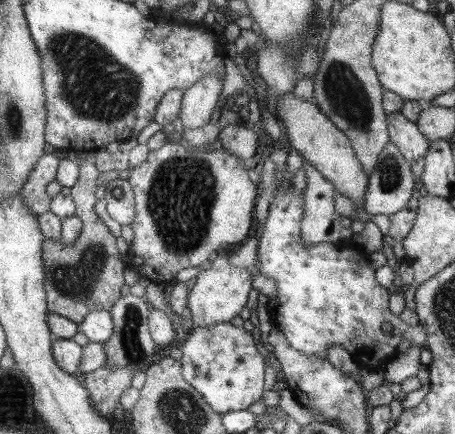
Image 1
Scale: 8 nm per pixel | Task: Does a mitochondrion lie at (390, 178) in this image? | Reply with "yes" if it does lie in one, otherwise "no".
yes

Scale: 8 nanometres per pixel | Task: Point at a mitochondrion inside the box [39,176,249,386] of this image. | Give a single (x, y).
(77, 281)

